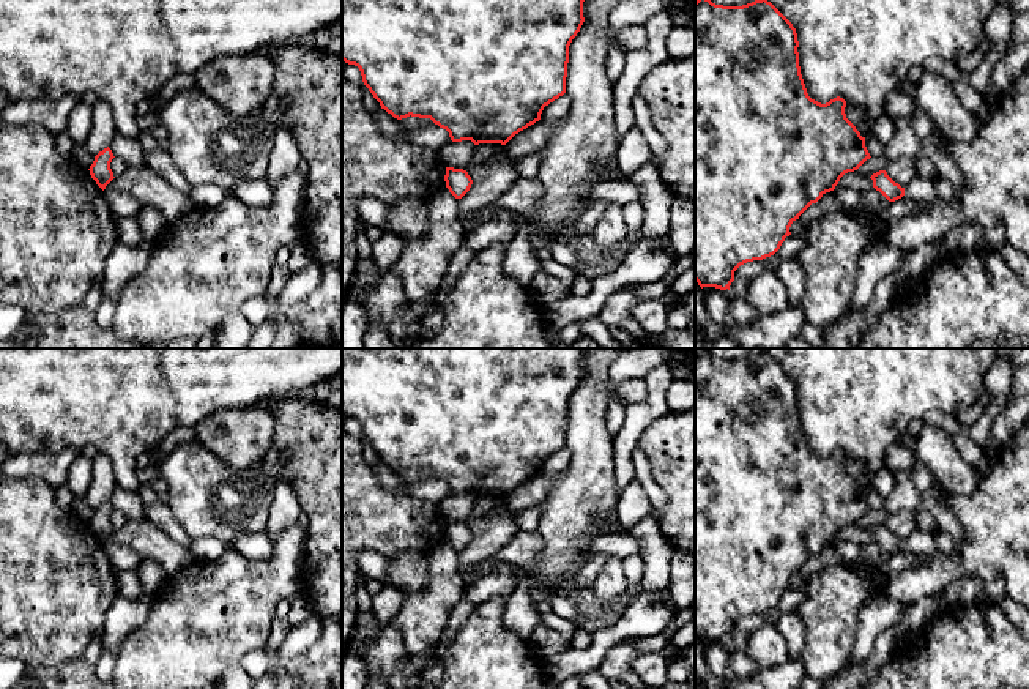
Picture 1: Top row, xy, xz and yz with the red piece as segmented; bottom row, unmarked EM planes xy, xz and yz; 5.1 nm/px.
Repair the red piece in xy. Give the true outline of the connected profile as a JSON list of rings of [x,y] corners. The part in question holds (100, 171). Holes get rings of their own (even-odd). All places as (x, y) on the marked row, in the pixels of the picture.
[[[107,147],[95,156],[93,164],[90,166],[90,175],[96,184],[104,191],[106,186],[115,178],[110,169],[113,159],[112,150]]]

